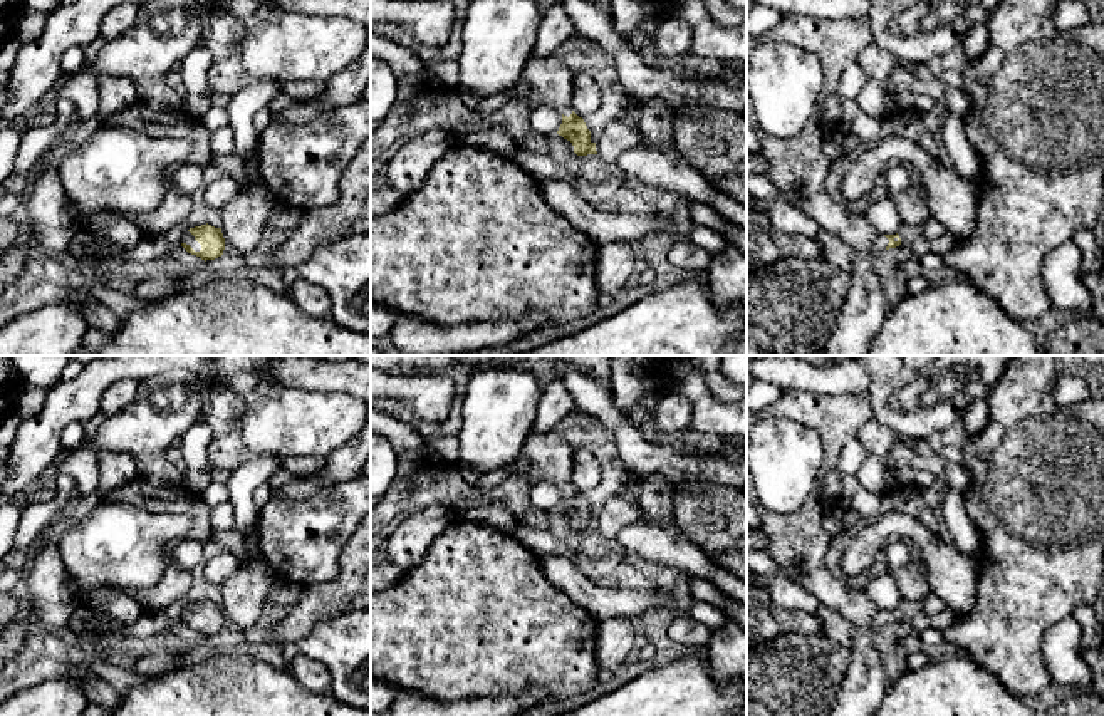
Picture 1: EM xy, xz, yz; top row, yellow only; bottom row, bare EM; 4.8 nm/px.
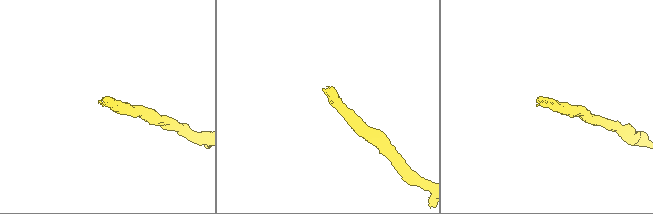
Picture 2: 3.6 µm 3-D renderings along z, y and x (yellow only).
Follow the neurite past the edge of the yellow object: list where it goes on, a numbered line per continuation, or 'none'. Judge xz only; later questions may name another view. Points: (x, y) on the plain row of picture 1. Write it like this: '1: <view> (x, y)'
1: xz (546, 456)

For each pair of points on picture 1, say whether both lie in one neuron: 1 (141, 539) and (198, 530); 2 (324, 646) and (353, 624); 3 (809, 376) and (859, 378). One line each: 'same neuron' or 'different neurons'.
1: different neurons
2: same neuron
3: same neuron

